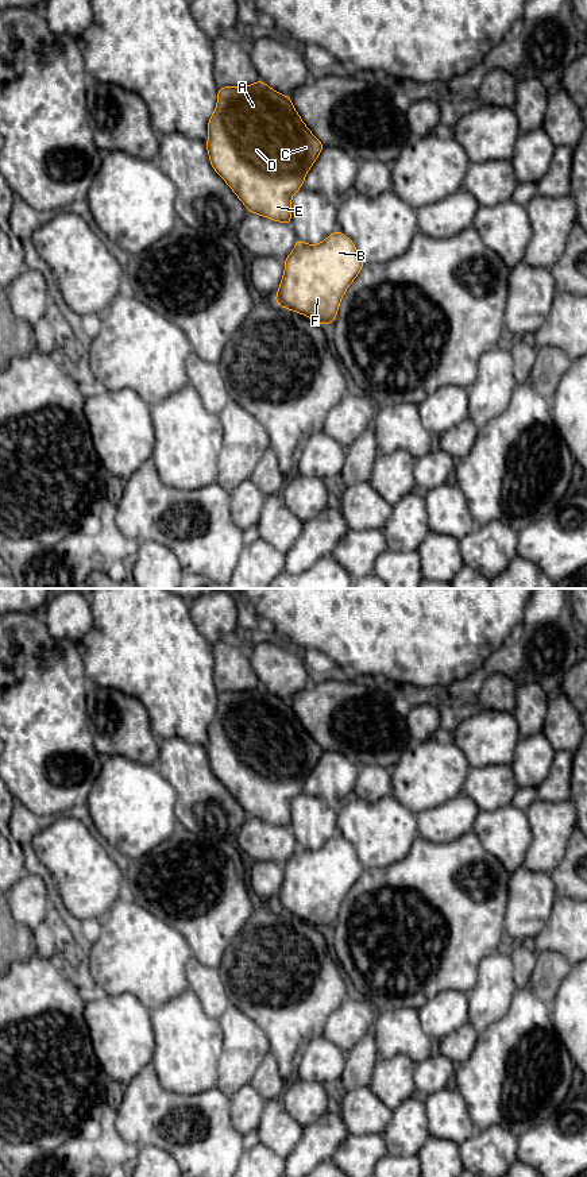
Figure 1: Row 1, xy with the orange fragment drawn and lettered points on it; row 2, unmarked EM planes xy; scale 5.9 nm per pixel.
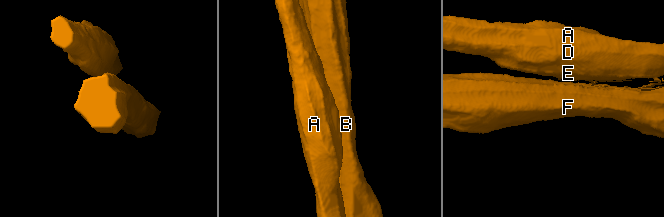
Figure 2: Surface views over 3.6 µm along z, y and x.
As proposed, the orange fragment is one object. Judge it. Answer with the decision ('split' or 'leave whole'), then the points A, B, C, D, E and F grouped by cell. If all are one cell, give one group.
split; groups A C D E / B F

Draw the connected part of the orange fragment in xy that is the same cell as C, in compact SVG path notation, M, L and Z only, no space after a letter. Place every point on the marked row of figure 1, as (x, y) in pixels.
M262 80L247 86L223 86L208 121L206 150L213 170L227 182L248 212L291 225L291 197L302 188L306 173L318 158L324 144L305 126L290 96L271 89Z

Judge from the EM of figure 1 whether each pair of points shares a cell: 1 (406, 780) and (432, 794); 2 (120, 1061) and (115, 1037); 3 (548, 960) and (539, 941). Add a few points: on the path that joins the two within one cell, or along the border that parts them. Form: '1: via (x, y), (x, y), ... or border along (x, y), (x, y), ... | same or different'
1: via (413, 780), (418, 780), (425, 787) | same
2: via (120, 1056), (120, 1042) | same
3: border along (537, 949), (557, 952), (572, 964) | different

